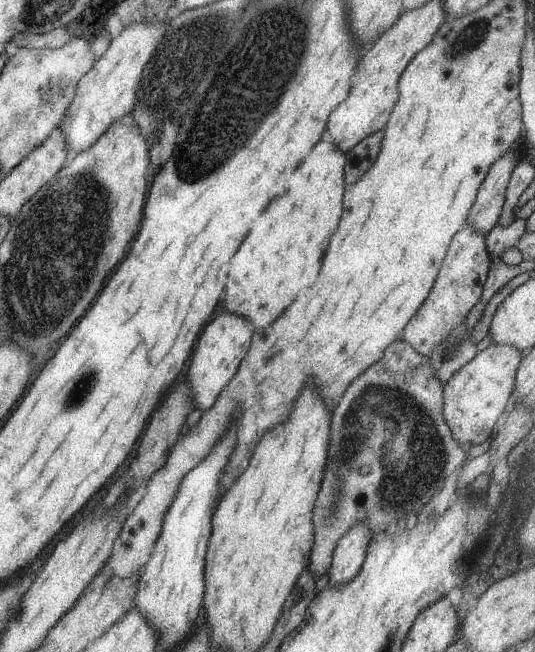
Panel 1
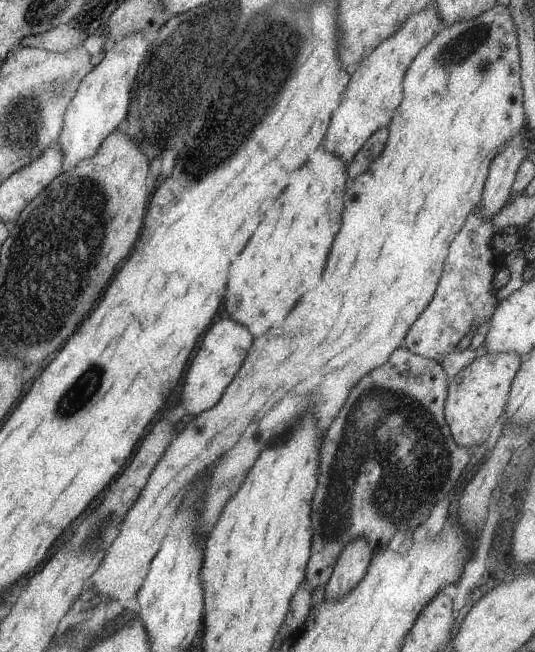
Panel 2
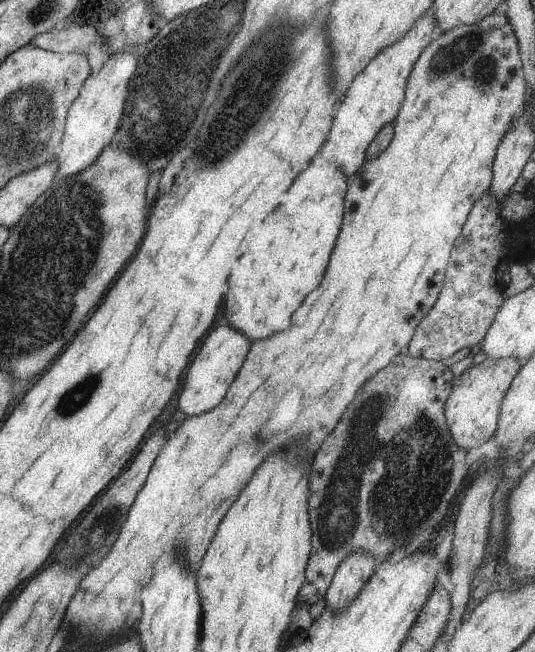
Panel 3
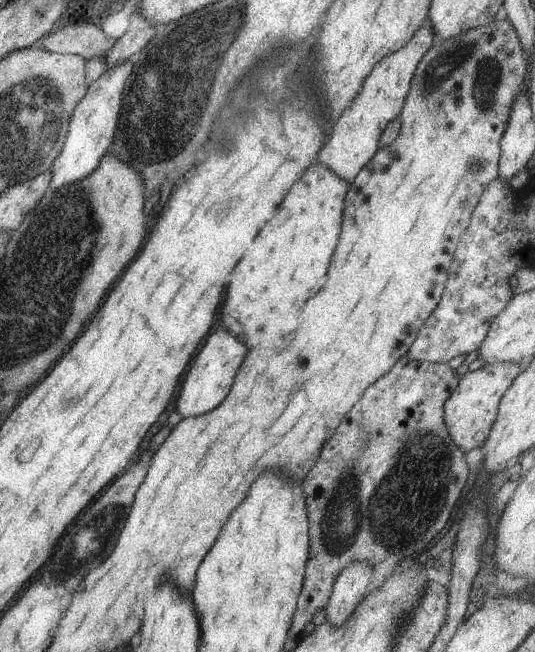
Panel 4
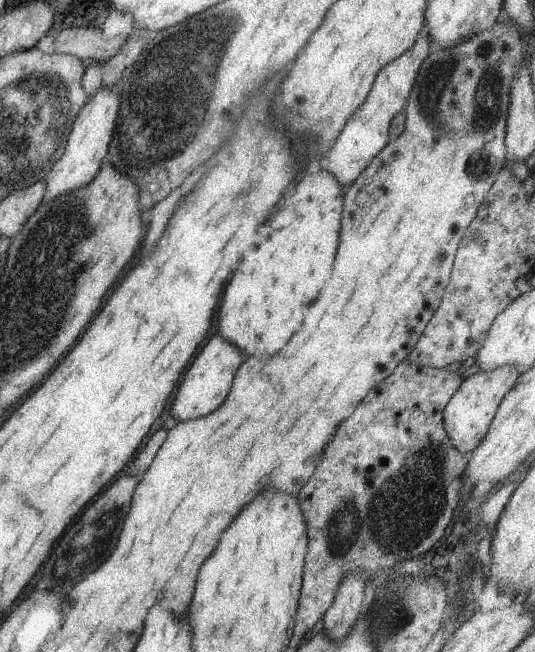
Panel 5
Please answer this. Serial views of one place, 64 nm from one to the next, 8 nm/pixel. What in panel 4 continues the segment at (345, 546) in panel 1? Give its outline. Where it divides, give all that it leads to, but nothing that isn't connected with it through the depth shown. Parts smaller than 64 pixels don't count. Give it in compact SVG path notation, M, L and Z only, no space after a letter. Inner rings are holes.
M364 563L349 564L335 580L328 604L325 608L325 620L333 627L344 626L344 623L350 618L355 608L364 600L374 589L378 589L382 584L382 579L388 579L392 572L390 565L375 565L374 567Z

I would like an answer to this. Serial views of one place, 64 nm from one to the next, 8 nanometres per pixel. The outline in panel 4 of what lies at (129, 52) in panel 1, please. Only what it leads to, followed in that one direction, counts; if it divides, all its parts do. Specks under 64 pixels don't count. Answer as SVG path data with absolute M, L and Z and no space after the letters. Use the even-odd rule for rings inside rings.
M126 61L107 70L98 80L88 86L84 98L71 114L61 154L51 166L50 190L58 191L64 186L69 186L91 175L100 164L101 158L110 150L116 134L118 117L122 110L126 80L131 70L132 64Z

